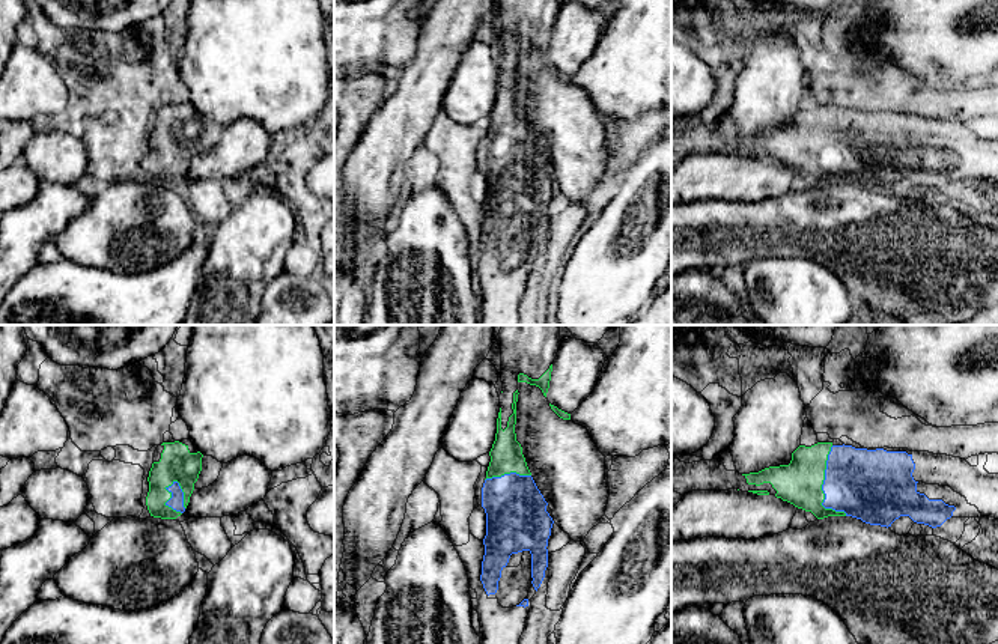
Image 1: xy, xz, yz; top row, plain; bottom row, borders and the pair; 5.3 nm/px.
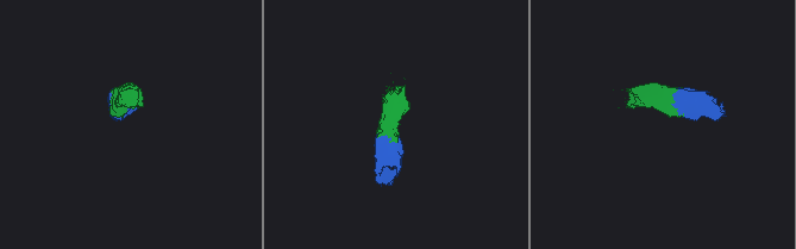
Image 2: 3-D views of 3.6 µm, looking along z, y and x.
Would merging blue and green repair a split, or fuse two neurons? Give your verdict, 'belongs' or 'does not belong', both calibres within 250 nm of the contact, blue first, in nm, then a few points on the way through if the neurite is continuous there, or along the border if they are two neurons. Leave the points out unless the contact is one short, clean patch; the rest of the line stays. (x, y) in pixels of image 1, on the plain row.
belongs; 380 nm thick on the blue side, 240 nm on the other; runs through yz (869, 148), (822, 151), (800, 146)

